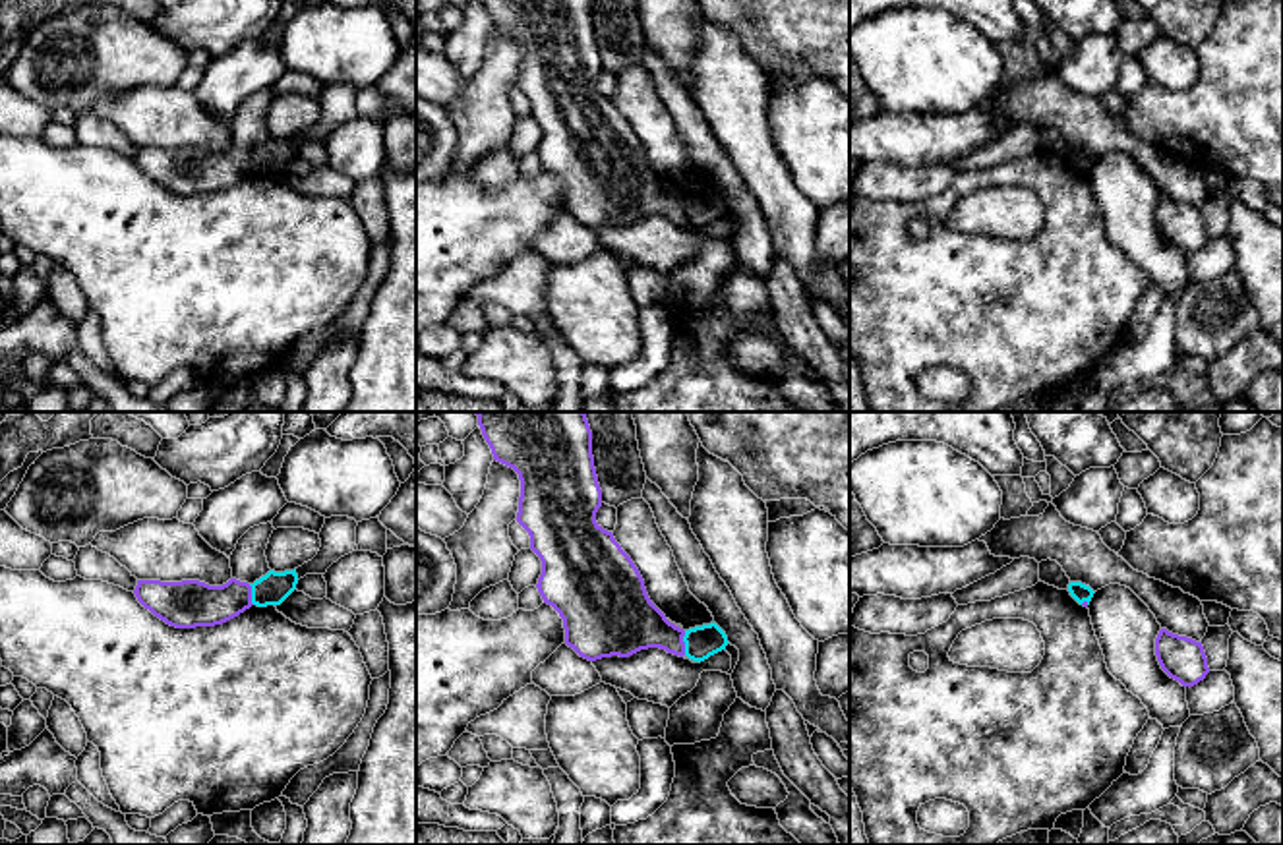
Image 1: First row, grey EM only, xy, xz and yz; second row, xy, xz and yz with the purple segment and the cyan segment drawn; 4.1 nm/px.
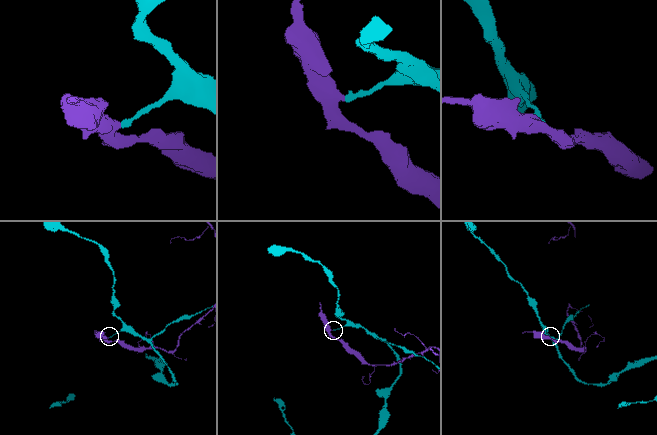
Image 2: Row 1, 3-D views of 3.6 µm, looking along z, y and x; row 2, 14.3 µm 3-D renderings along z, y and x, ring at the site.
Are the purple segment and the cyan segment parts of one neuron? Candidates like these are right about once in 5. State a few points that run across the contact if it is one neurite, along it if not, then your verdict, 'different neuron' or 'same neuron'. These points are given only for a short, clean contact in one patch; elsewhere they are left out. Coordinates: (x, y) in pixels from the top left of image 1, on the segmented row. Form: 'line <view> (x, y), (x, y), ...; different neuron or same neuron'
line xz (686, 631), (684, 654); different neuron

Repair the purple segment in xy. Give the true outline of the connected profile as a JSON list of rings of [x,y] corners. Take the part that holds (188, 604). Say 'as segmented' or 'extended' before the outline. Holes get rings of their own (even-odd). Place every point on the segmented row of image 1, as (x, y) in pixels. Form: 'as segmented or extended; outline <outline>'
as segmented; outline [[[236,578],[223,586],[137,580],[134,594],[145,609],[176,628],[223,625],[254,605],[252,586]]]

